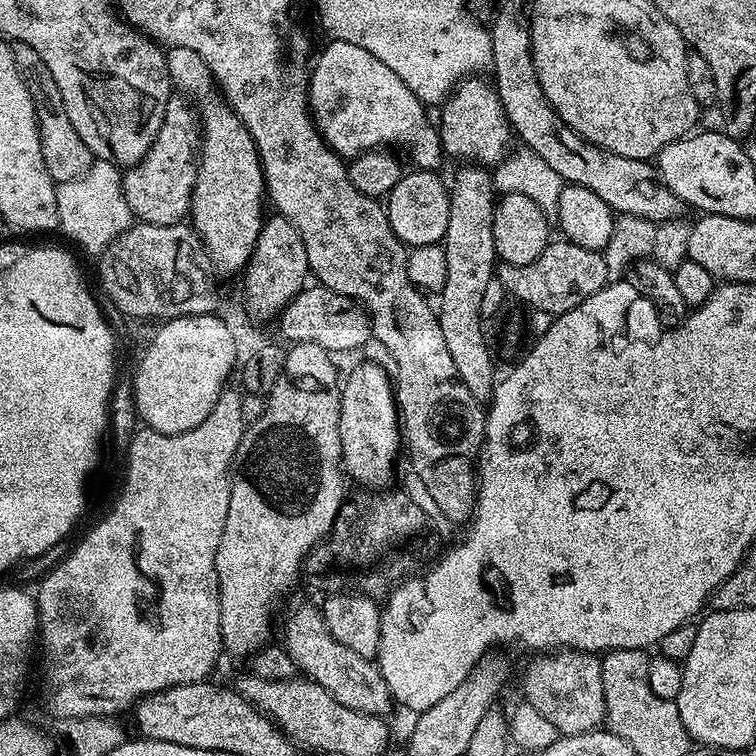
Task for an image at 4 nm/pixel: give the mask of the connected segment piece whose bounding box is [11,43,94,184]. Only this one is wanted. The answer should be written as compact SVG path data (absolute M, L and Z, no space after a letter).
M13 43L12 56L20 68L20 74L28 82L32 92L32 101L36 107L36 119L40 121L40 141L42 142L42 158L46 162L46 170L52 175L57 184L65 184L82 174L86 174L88 167L94 162L92 152L78 138L78 130L74 130L70 117L66 114L66 106L62 106L62 93L50 78L50 70L46 70L46 62L38 58L38 53L25 44Z

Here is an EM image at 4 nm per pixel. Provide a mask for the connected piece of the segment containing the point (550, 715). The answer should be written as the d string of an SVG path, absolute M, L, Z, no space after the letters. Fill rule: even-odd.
M560 650L555 654L540 654L524 672L523 699L546 722L555 726L560 736L573 736L597 731L604 724L604 691L602 690L601 657L591 652Z

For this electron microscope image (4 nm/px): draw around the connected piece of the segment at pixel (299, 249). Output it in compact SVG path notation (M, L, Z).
M272 214L265 219L243 276L244 308L256 320L275 321L280 311L304 291L304 279L310 276L306 246L302 246L302 234L298 234L296 227L285 216Z

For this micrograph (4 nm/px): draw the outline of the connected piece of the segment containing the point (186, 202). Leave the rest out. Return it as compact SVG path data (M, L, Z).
M179 98L169 100L164 121L150 150L122 176L124 197L137 221L166 226L181 223L189 215L198 163L194 145L199 143L201 136L202 124L197 113L191 112Z

